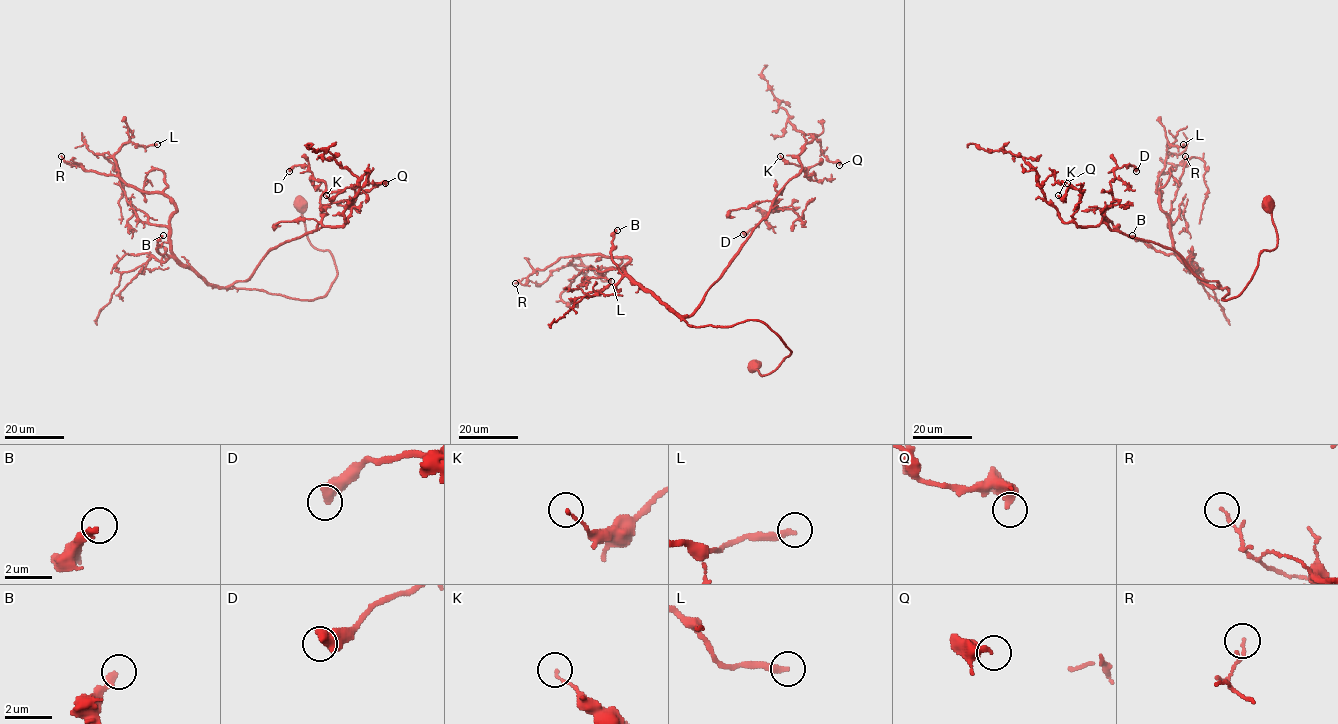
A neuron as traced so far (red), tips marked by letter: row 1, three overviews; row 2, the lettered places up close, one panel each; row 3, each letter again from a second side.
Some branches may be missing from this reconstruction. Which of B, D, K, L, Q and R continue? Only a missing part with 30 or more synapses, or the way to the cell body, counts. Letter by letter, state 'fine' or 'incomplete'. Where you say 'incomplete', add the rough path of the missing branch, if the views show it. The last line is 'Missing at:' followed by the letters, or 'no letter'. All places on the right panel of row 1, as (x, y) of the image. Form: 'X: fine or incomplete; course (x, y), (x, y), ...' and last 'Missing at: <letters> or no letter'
B: fine
D: fine
K: fine
L: fine
Q: fine
R: fine
Missing at: no letter

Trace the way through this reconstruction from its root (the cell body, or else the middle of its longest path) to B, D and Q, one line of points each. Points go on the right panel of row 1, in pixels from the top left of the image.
B: (1269, 205), (1277, 246), (1260, 253), (1251, 281), (1225, 300), (1229, 288), (1209, 287), (1174, 254), (1132, 235)
D: (1269, 205), (1277, 246), (1222, 300), (1229, 288), (1174, 250), (1102, 221), (1113, 171), (1136, 171)
Q: (1269, 205), (1277, 246), (1222, 300), (1229, 288), (1171, 249), (1064, 222), (1040, 186), (1067, 183)

